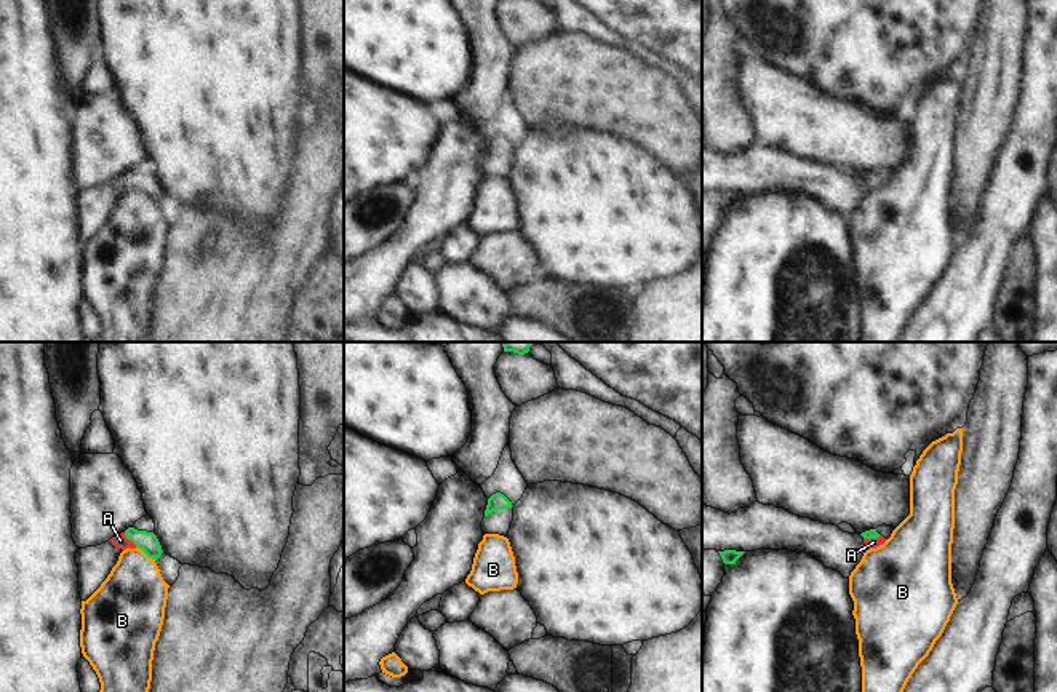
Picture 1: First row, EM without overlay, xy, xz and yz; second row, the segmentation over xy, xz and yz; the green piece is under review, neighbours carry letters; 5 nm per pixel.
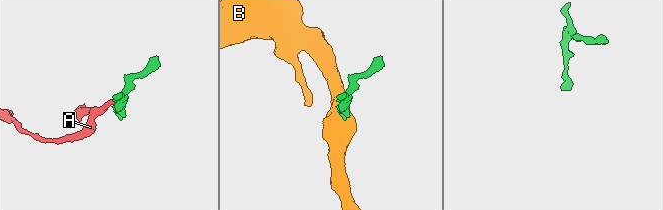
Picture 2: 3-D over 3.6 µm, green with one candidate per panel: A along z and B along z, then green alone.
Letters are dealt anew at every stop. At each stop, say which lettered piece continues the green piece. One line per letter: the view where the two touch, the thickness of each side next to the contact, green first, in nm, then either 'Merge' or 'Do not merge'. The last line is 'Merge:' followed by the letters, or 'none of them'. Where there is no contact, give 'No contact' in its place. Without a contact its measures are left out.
A: Touches green in xy. Thickness 100 nm (green) against 70 nm. Merge
B: Touches green in xy. Thickness 100 nm (green) against 340 nm. Do not merge
Merge: A

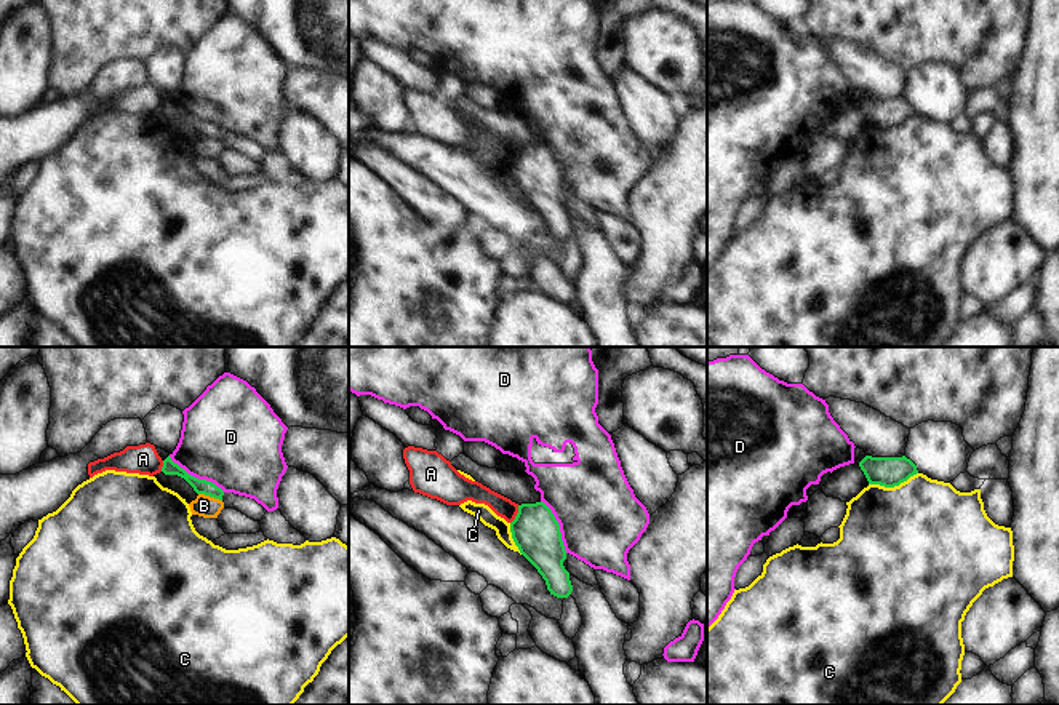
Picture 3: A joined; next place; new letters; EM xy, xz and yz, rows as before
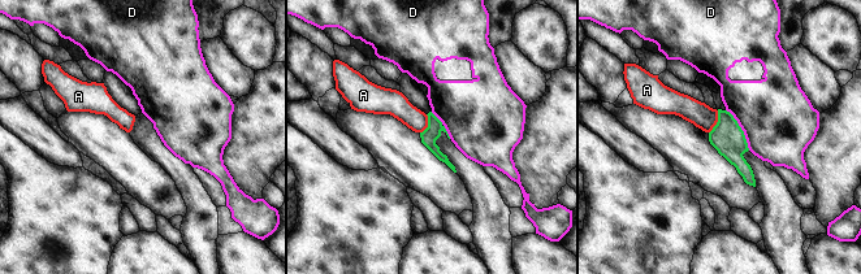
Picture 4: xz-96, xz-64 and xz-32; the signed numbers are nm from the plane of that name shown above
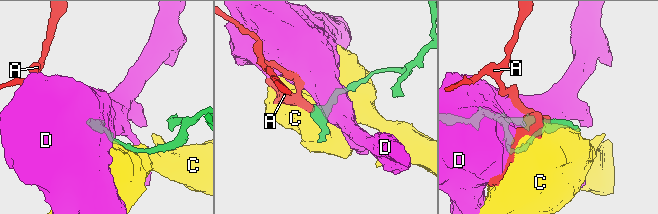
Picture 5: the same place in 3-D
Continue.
A: Touches green in xz. Thickness 240 nm (green) against 100 nm. Do not merge
B: Touches green in xy. Thickness 80 nm (green) against 110 nm. Do not merge
C: Touches green in yz. Thickness 150 nm (green) against 500 nm. Do not merge
D: Touches green in xy. Thickness 80 nm (green) against 460 nm. Do not merge
Merge: none of them

